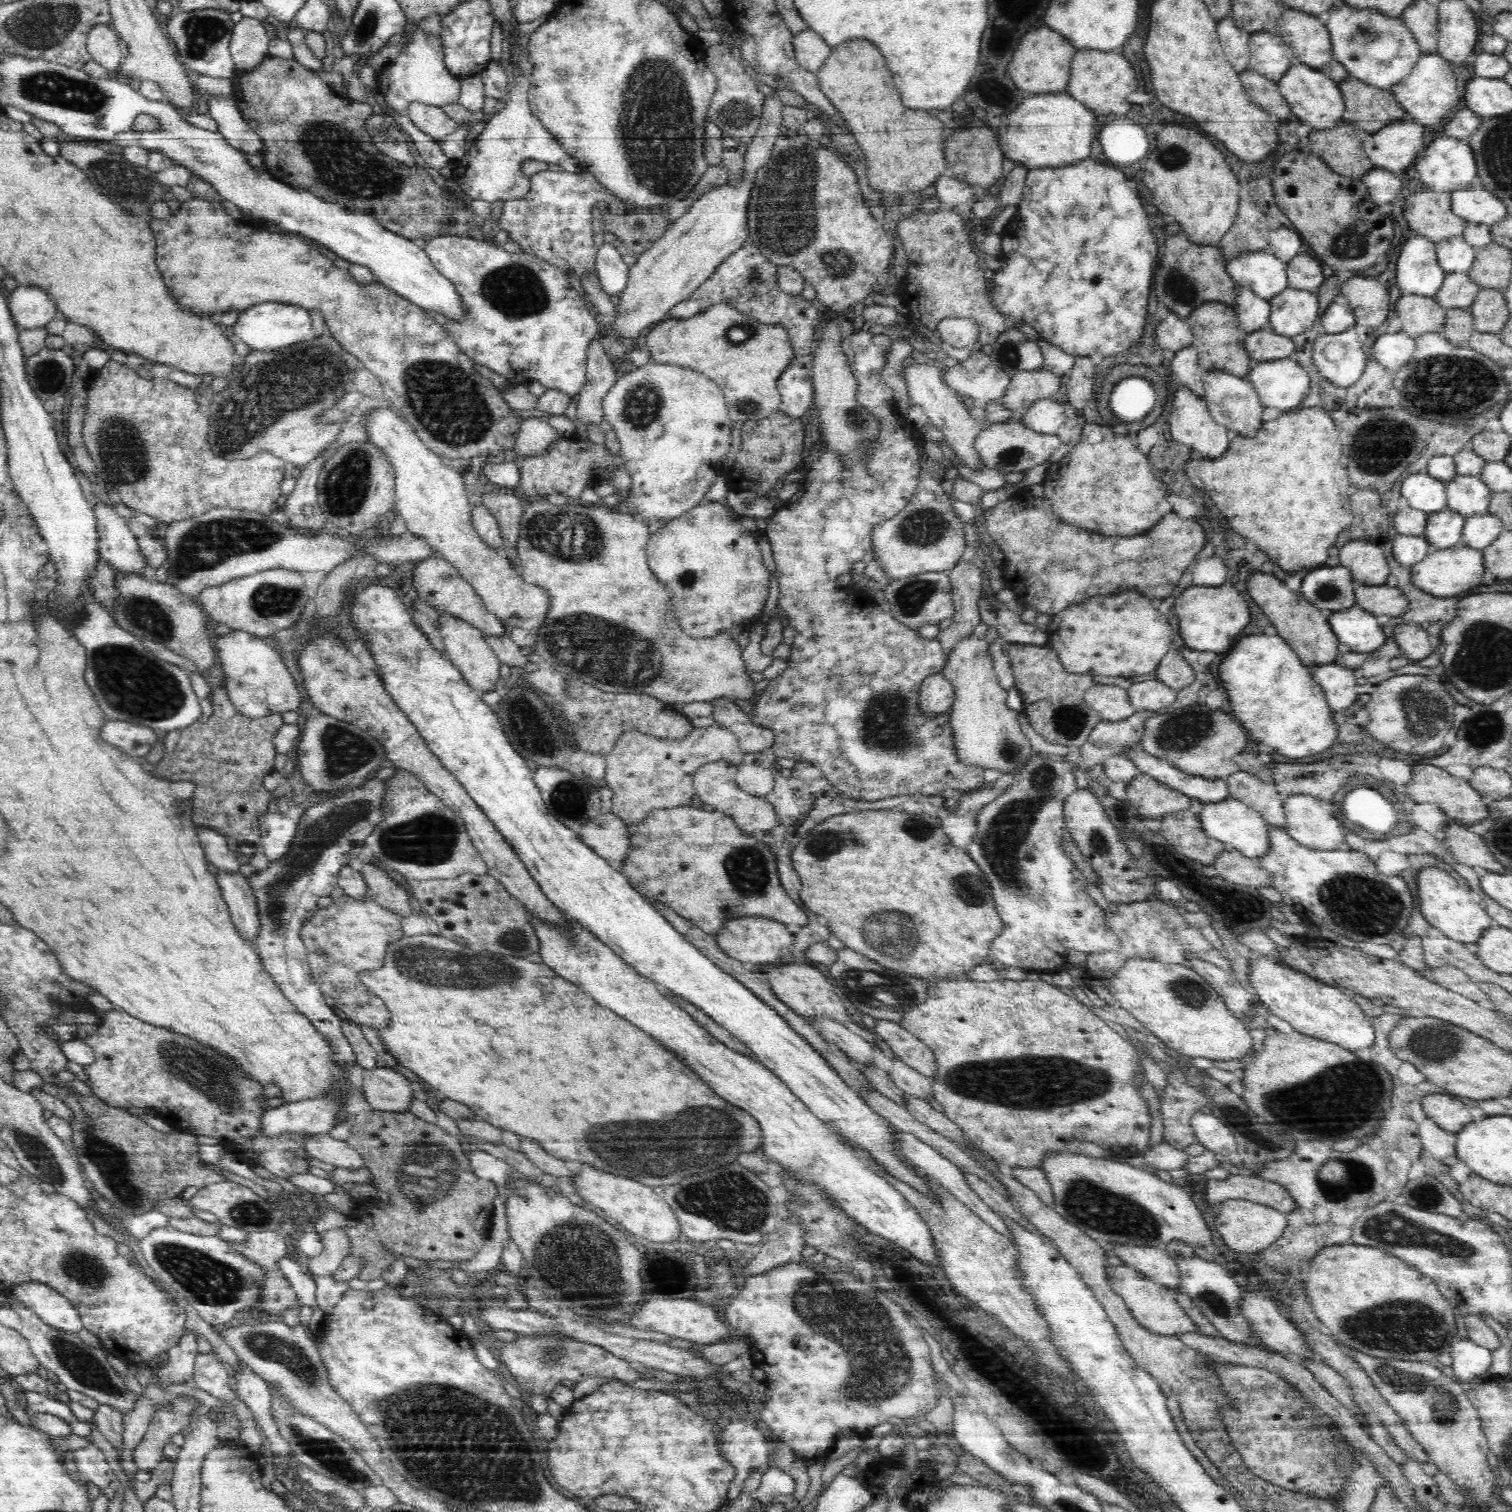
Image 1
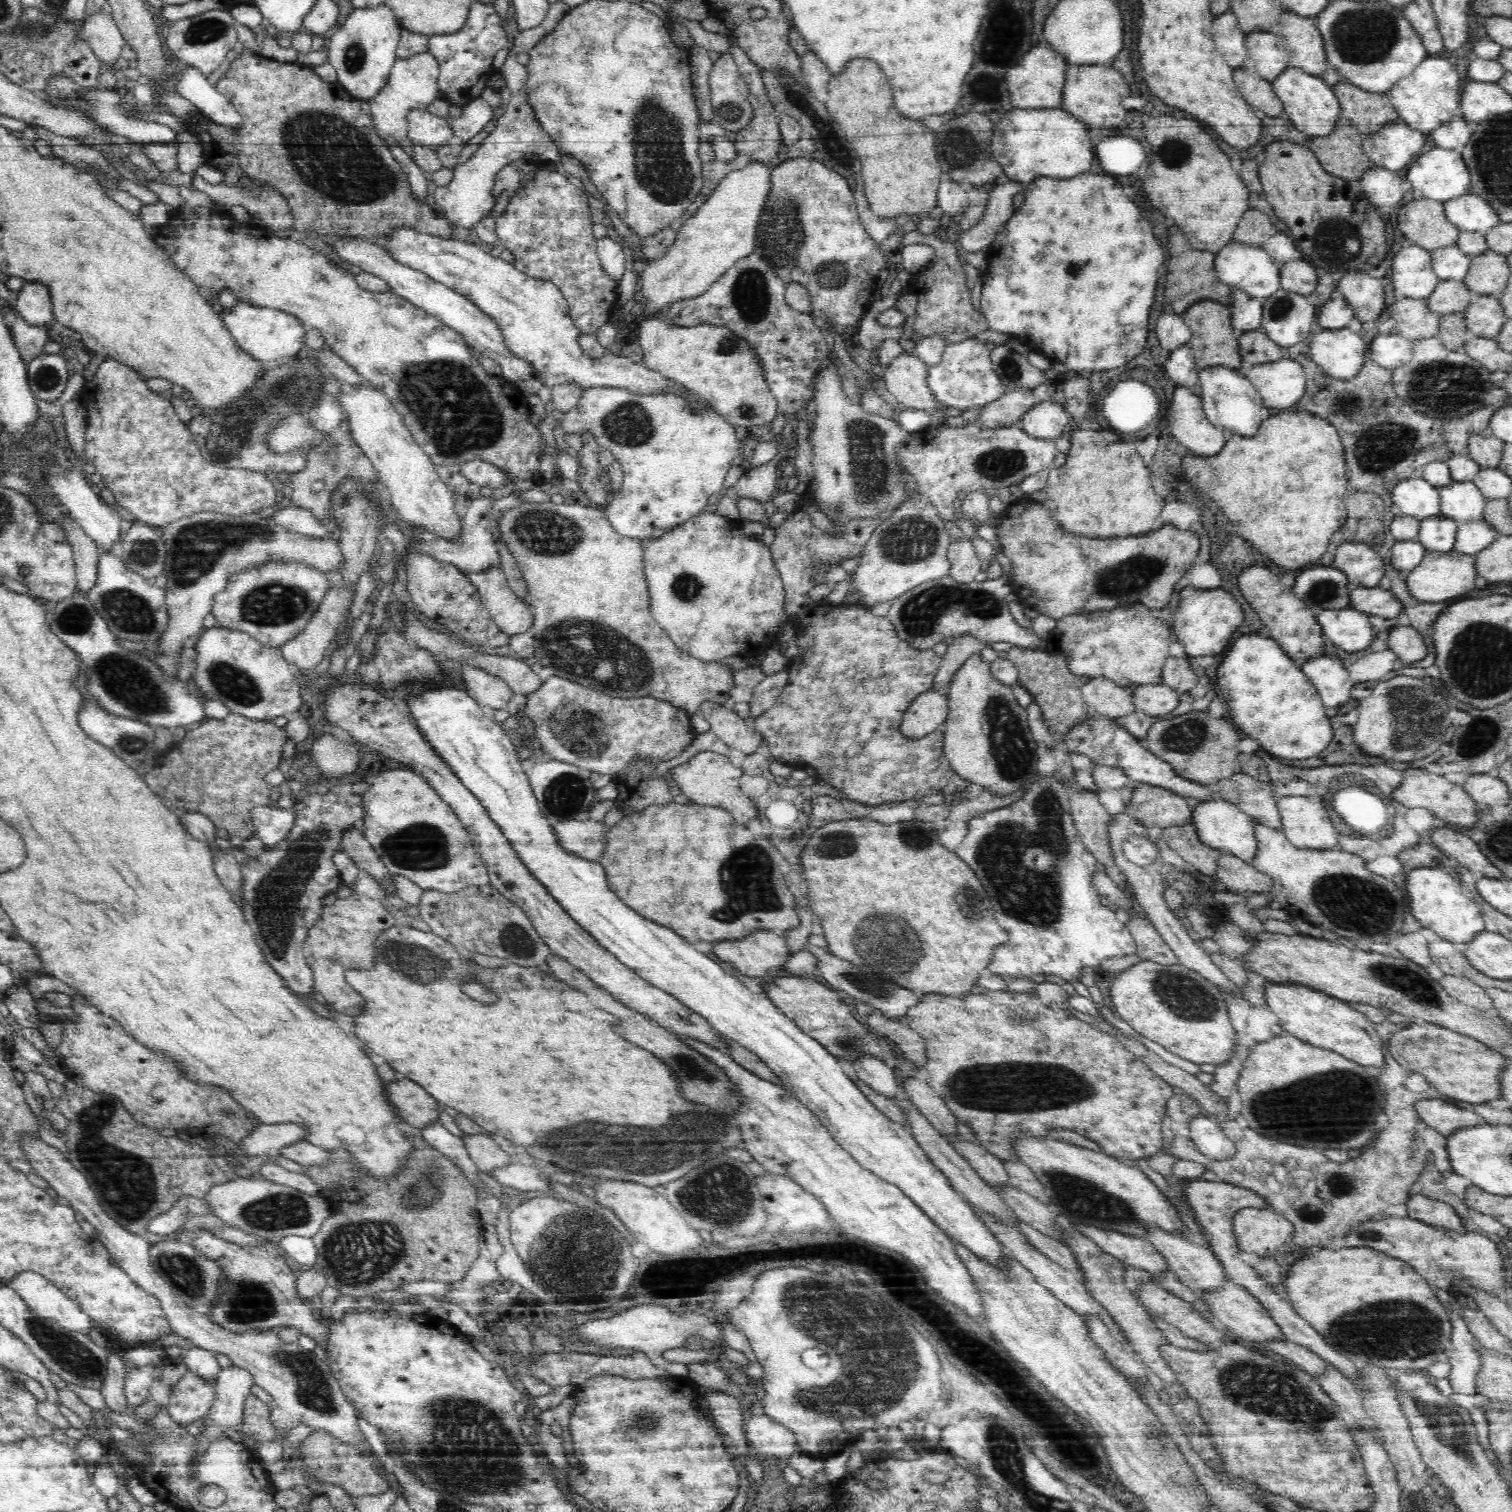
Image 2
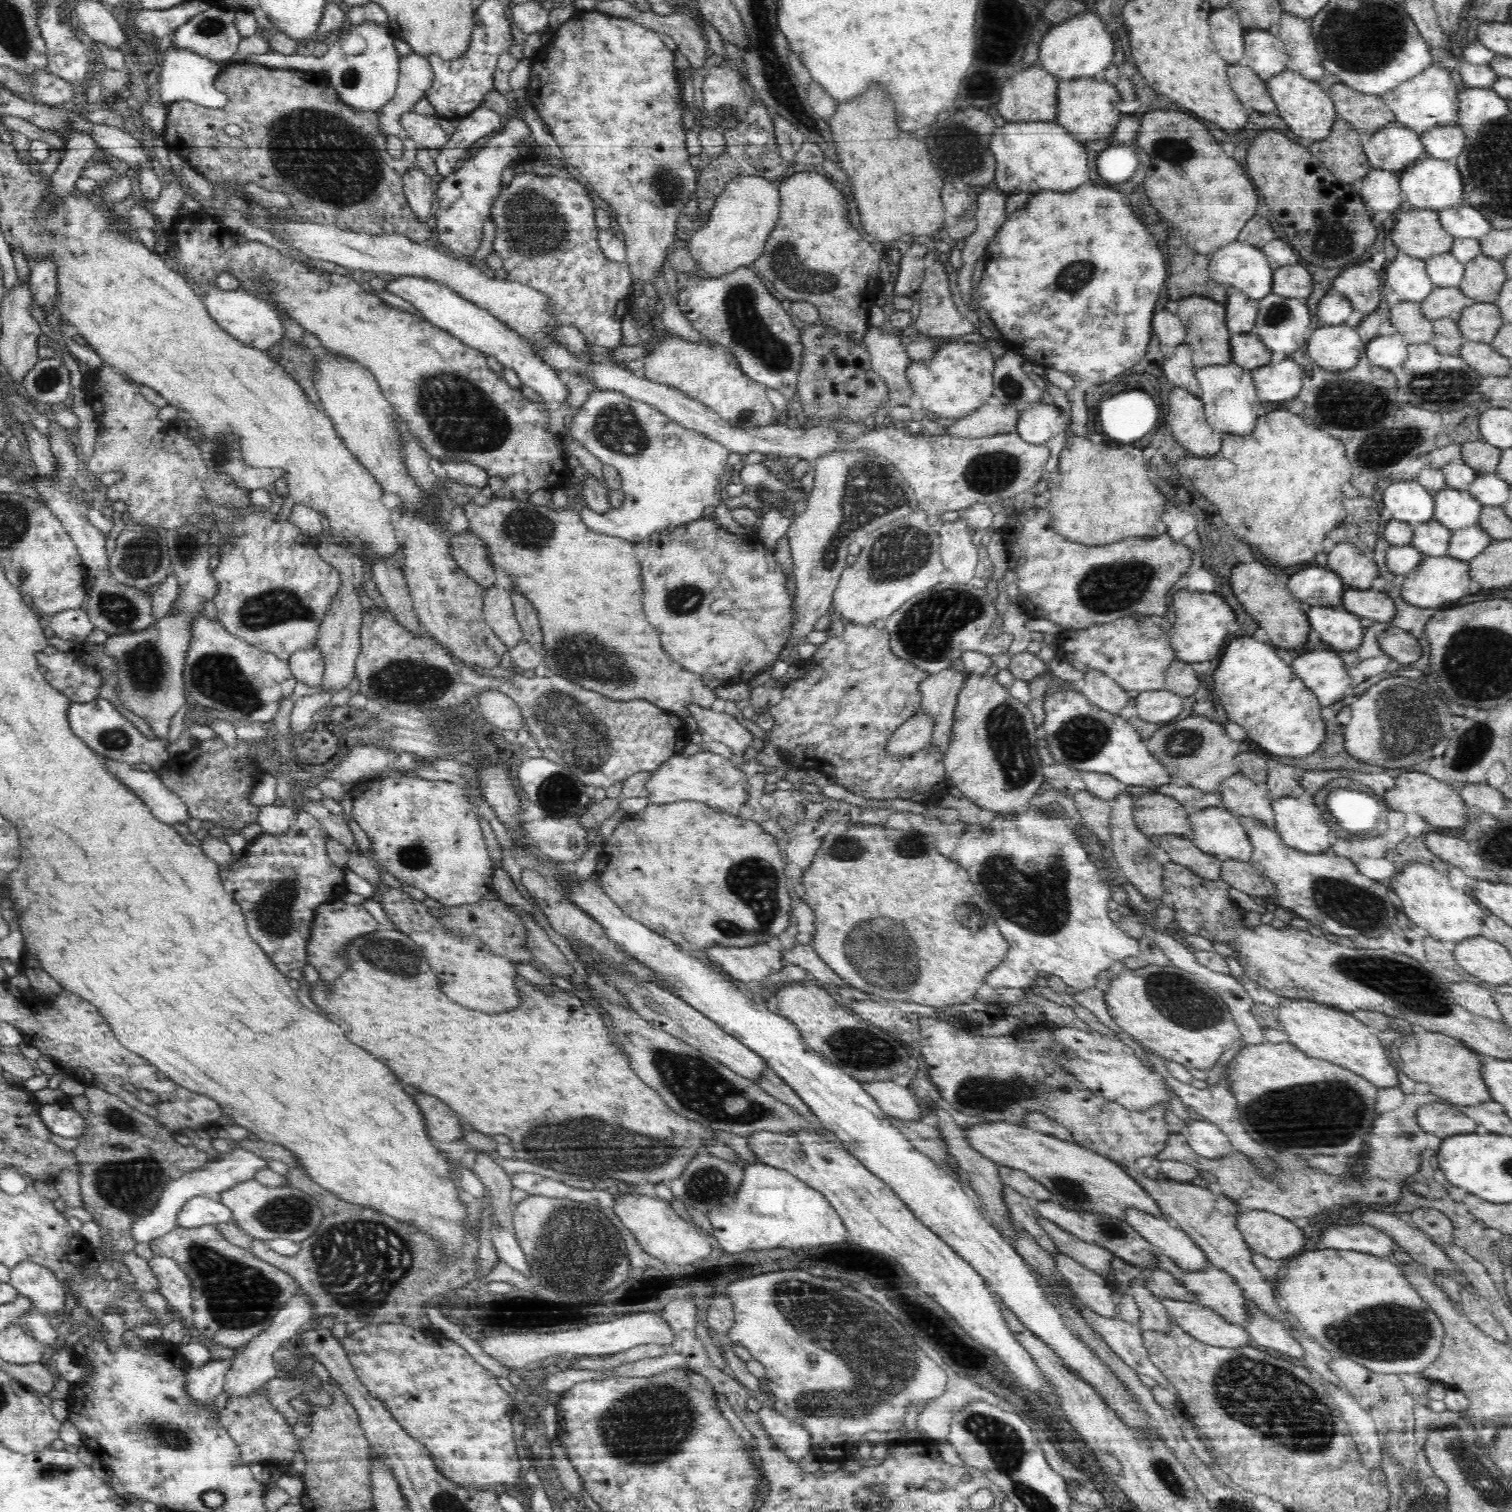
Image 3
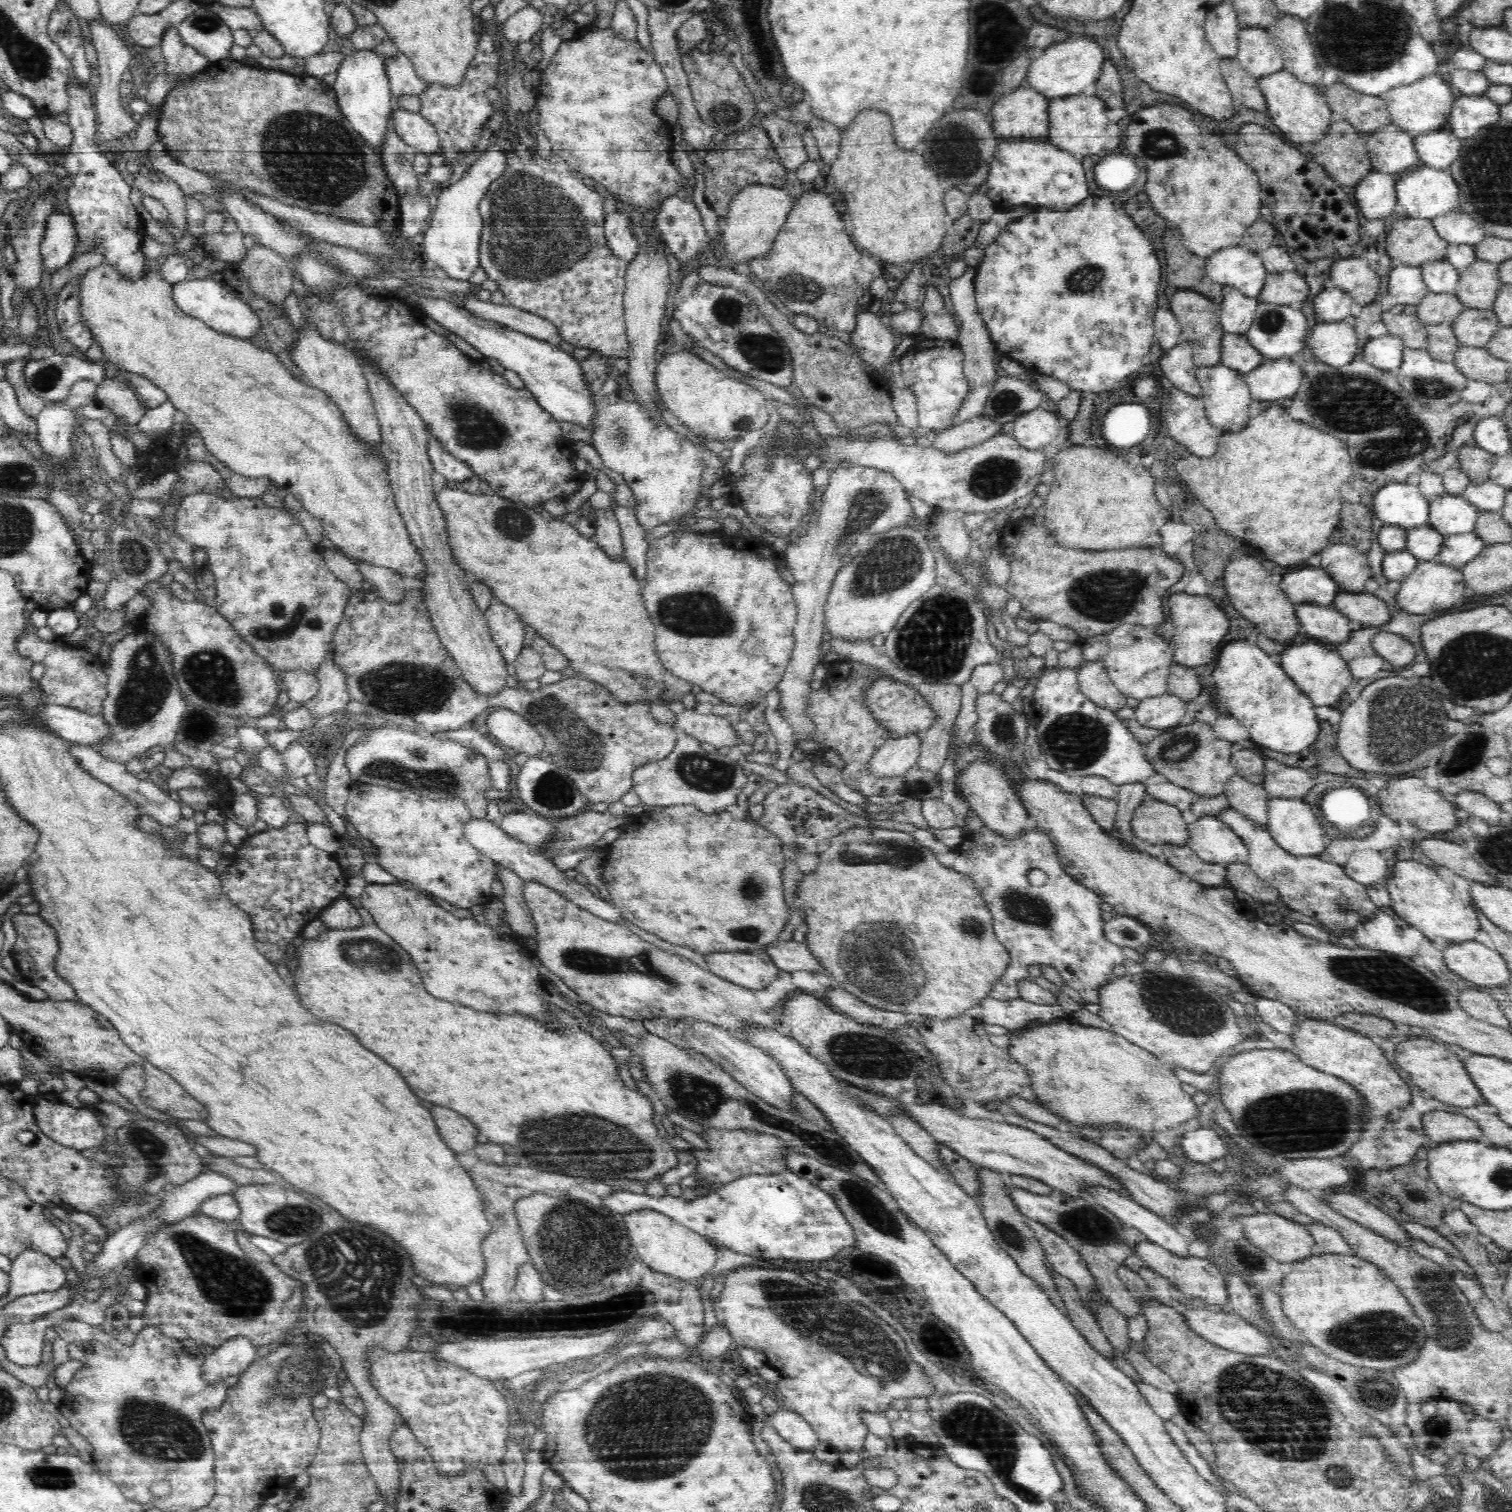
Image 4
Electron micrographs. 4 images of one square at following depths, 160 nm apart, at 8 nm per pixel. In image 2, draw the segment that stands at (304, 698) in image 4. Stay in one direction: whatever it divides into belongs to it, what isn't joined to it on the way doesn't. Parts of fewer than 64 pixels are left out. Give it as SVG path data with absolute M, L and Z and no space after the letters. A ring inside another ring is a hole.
M332 576L331 581L330 590L326 592L326 597L320 608L306 622L306 628L298 636L288 640L284 646L280 646L282 656L286 659L286 662L296 664L301 669L314 669L315 666L322 662L322 658L324 658L324 654L328 650L328 644L334 640L337 630L342 626L354 598L356 586L345 586L345 584L341 584L341 581L336 576Z

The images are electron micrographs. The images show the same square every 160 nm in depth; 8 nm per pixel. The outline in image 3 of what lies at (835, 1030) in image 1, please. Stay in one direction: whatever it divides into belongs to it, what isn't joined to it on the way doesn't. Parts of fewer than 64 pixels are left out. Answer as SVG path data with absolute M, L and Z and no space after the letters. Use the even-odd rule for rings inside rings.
M874 1082L862 1084L864 1090L874 1097L878 1106L887 1116L902 1122L922 1120L922 1111L918 1101L908 1088L895 1082Z

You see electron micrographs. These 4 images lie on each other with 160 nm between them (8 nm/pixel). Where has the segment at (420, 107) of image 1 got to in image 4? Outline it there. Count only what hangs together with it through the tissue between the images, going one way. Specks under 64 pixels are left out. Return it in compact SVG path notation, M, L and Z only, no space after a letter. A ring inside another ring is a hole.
M403 109L394 111L390 119L393 122L393 131L416 149L417 153L436 153L441 147L441 139L437 128L419 113Z

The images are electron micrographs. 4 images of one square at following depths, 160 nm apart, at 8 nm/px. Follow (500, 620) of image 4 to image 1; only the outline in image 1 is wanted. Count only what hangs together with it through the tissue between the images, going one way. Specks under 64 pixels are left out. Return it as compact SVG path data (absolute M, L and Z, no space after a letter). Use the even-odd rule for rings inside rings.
M380 407L367 412L364 421L368 442L376 445L388 459L395 474L395 505L407 530L422 537L437 555L454 565L473 586L486 608L512 628L535 632L545 622L550 594L528 584L514 567L511 553L490 547L481 539L471 520L472 506L458 472L444 466L438 454L428 448L405 419L393 409Z

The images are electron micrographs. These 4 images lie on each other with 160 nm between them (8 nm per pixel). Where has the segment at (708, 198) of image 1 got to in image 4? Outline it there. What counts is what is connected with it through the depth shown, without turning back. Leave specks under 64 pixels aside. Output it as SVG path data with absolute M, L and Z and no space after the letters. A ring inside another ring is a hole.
M748 184L746 188L736 191L726 214L726 232L722 236L724 260L728 262L746 262L750 258L764 256L773 245L776 235L794 206L794 197L788 195L784 188L766 184Z

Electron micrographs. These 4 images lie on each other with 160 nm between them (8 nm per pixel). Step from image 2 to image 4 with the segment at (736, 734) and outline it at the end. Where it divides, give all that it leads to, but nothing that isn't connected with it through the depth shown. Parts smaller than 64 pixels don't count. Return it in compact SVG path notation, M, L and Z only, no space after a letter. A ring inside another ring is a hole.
M681 702L666 704L670 712L674 712L676 721L671 727L678 733L693 736L698 742L708 742L715 747L730 746L736 740L736 731L726 717L699 714L695 709L686 708Z

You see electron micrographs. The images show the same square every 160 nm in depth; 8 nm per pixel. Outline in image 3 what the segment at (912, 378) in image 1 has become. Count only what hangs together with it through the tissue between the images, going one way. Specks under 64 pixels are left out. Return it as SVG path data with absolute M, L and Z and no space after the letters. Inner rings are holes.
M872 325L862 344L870 355L872 370L884 380L892 405L906 405L914 396L914 386L906 379L905 368L912 362L899 336Z

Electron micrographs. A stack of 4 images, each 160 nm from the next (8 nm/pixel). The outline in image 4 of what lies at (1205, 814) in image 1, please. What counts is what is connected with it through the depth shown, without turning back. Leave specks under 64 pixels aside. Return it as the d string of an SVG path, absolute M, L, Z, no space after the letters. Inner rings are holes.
M1205 815L1189 825L1187 844L1198 858L1212 864L1248 863L1246 844L1219 816Z

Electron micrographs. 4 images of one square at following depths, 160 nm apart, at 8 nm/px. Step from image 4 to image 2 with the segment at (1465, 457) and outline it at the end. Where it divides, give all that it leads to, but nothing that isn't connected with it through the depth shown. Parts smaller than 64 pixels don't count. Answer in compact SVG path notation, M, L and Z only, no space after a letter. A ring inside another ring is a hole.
M1476 434L1470 436L1464 452L1482 469L1496 468L1502 460L1505 444L1503 440L1493 435L1487 438Z

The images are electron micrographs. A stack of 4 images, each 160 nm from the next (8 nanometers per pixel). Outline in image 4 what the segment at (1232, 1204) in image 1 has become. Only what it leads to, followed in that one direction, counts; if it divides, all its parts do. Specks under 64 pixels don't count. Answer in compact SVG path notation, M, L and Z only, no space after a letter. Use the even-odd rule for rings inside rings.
M1278 1213L1240 1216L1237 1222L1242 1224L1246 1239L1278 1262L1292 1263L1308 1258L1315 1246L1313 1236L1304 1225Z

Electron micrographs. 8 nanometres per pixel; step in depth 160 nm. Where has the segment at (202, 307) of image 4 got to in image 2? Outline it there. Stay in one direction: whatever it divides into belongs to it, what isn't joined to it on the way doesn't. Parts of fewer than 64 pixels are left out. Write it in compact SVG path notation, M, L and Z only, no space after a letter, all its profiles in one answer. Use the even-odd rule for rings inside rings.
M237 298L234 308L223 308L222 321L226 331L231 333L234 341L259 363L271 365L283 357L294 357L303 353L306 328L293 313L280 309L258 307L250 301Z

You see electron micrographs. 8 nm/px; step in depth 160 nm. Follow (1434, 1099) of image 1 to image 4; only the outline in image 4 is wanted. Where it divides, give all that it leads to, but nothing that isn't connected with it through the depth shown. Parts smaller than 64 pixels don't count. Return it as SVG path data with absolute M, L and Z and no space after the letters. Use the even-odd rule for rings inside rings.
M1432 1110L1424 1114L1422 1124L1425 1134L1434 1142L1444 1143L1454 1140L1478 1140L1485 1142L1478 1124L1461 1114L1442 1110Z

